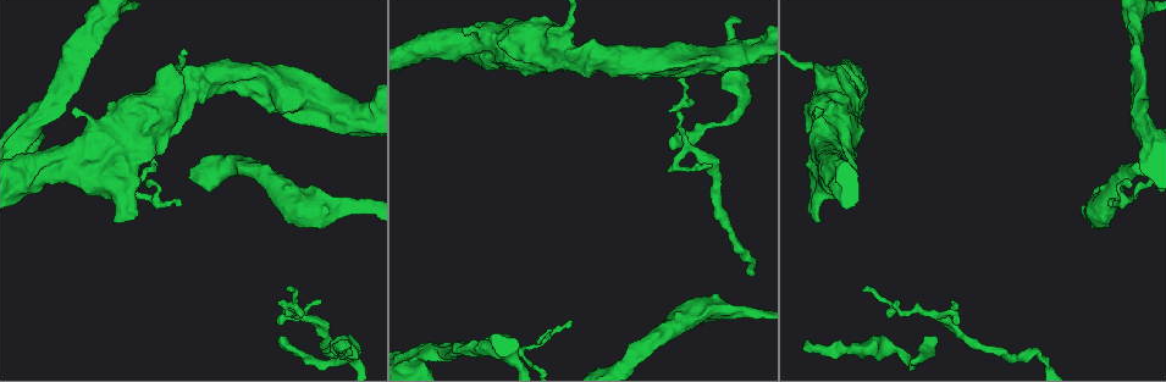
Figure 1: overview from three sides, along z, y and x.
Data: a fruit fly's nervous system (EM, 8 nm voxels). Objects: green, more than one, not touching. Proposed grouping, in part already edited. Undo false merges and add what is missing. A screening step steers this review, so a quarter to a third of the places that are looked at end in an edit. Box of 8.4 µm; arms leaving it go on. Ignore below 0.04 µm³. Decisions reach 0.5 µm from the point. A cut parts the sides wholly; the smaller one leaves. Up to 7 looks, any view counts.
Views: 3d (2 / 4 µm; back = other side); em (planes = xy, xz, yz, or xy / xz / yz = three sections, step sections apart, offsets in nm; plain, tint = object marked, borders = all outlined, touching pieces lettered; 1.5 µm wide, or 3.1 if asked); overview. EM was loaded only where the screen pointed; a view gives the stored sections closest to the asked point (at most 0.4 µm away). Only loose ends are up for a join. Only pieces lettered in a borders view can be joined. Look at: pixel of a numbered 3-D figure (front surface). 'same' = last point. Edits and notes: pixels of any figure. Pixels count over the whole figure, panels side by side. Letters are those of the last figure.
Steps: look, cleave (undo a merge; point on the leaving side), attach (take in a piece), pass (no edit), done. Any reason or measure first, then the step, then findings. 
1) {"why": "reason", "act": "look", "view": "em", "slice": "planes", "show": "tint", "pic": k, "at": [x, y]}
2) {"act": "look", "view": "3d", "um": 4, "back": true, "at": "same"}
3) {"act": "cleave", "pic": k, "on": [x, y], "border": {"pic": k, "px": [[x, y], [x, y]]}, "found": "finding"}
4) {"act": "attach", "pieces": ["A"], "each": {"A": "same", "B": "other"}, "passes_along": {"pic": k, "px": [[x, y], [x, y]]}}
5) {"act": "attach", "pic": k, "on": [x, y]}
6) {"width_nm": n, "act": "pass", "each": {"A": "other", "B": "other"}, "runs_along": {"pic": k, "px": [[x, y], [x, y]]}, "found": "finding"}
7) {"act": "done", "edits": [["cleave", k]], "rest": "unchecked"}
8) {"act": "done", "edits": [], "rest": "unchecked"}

{"why": "sudden change in width", "act": "look", "view": "3d", "um": 2, "pic": 1, "at": [351, 209]}

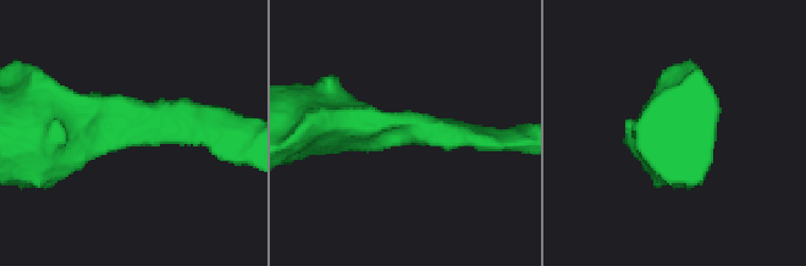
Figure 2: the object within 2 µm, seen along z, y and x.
{"act": "look", "view": "em", "slice": "planes", "show": "plain", "pic": 2, "at": [141, 123]}

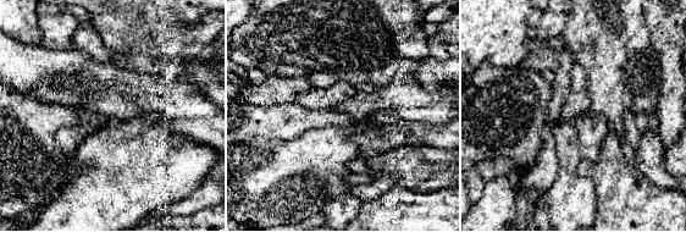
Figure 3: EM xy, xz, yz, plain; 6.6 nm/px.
{"act": "look", "view": "em", "slice": "planes", "show": "borders", "at": "same"}

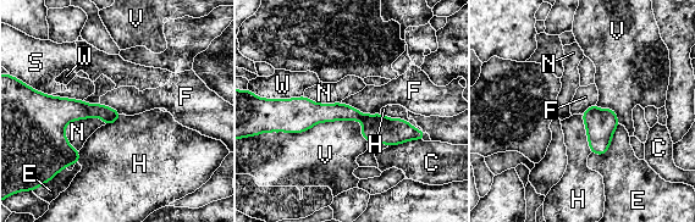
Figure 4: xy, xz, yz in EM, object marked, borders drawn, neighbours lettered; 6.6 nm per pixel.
{"act": "pass", "each": {"C": "other", "E": "other", "F": "other", "H": "other", "N": "other", "S": "other", "V": "other", "W": "other"}, "runs_along": {"pic": 4, "px": [[282, 115], [353, 114], [420, 136]]}, "found": "continuous, no second neuron"}

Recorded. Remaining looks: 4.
{"why": "abrupt turn", "act": "look", "view": "em", "slice": "planes", "show": "borders", "pic": 1, "at": [740, 252]}

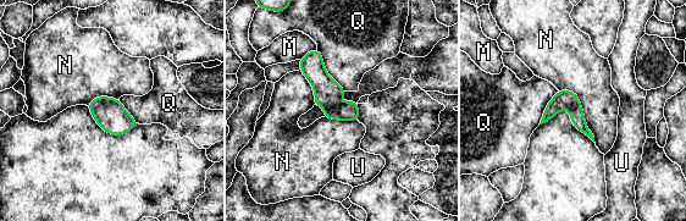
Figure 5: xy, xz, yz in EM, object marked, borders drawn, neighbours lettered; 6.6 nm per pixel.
{"act": "pass", "each": {"M": "other", "N": "other", "Q": "other", "U": "other"}, "runs_along": {"pic": 5, "px": [[315, 53], [326, 90], [355, 116]]}, "found": "all the same neuron"}

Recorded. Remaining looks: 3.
{"why": "branch stops here", "act": "look", "view": "3d", "um": 2, "pic": 1, "at": [318, 299]}

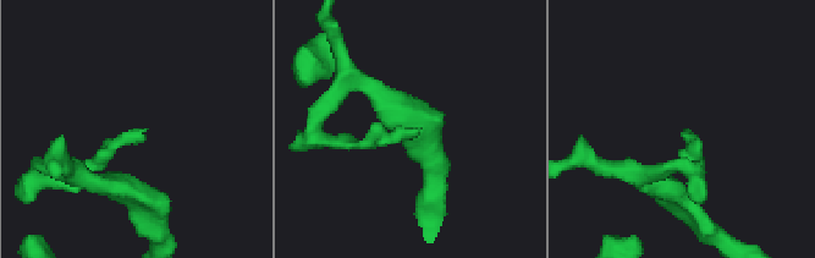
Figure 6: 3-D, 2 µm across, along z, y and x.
{"act": "look", "view": "em", "um": 3.1, "slice": "planes", "show": "borders", "pic": 6, "at": [141, 129]}

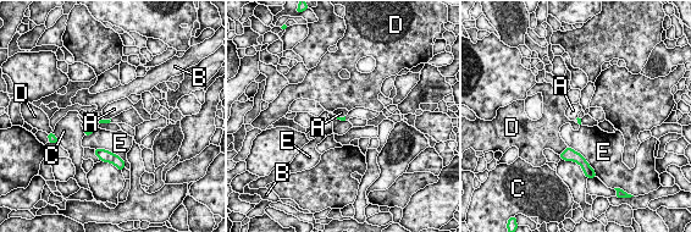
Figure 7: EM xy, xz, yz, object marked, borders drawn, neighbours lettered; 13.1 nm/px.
{"act": "pass", "each": {"A": "other", "B": "other", "C": "other", "D": "other", "E": "other"}, "border": {"pic": 7, "px": [[103, 117], [110, 119]]}, "found": "none of them fits"}

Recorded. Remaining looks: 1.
{"act": "done", "edits": [], "rest": "unchecked"}

